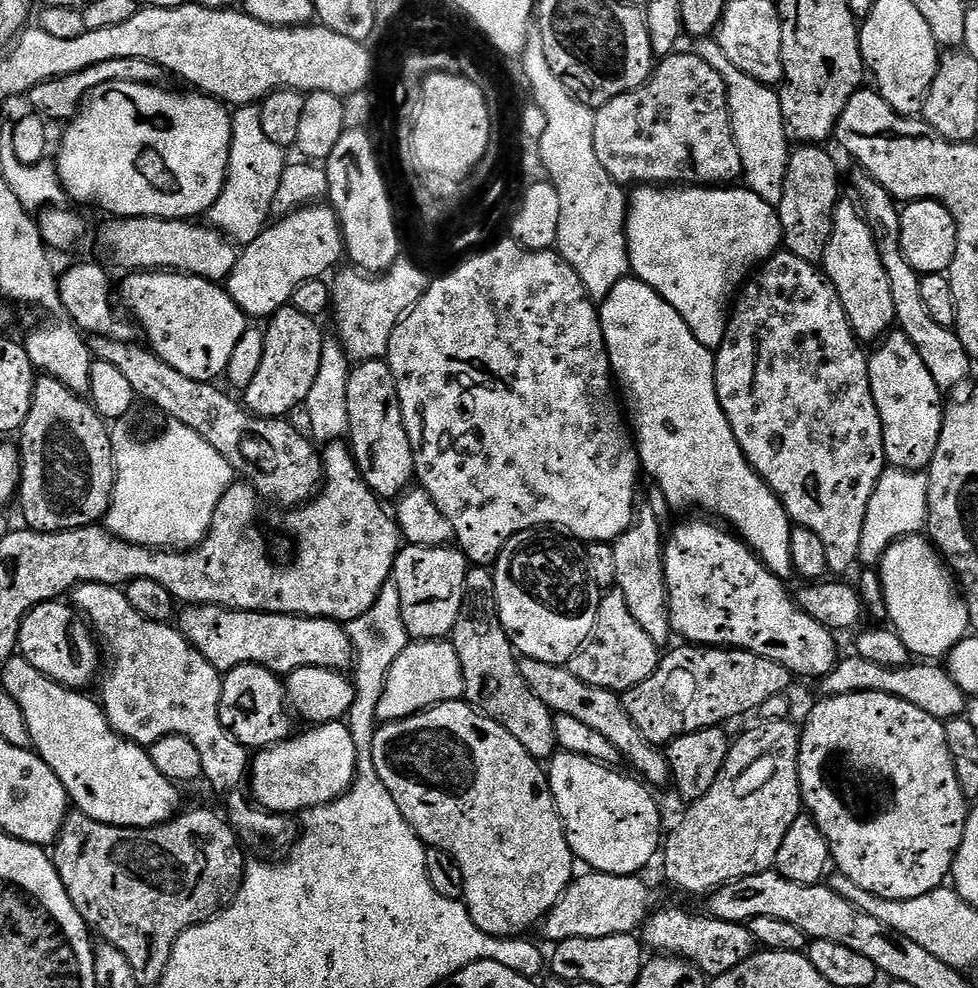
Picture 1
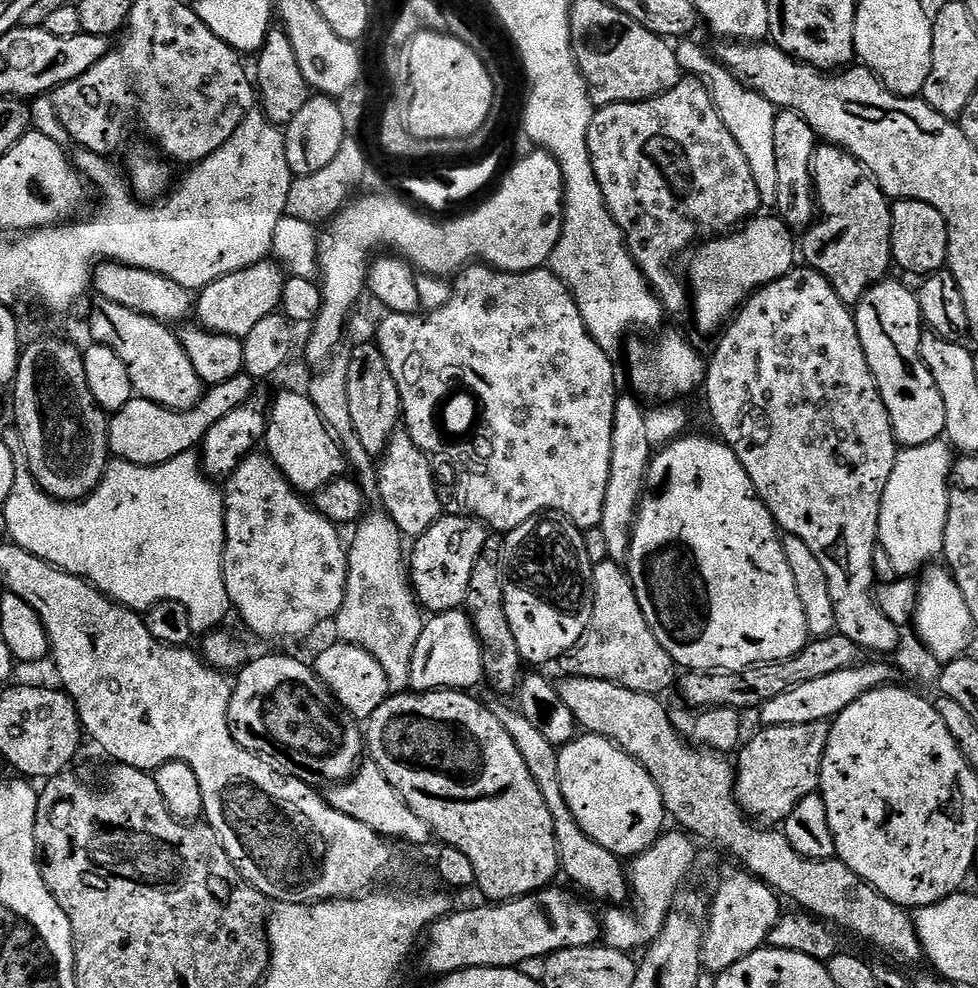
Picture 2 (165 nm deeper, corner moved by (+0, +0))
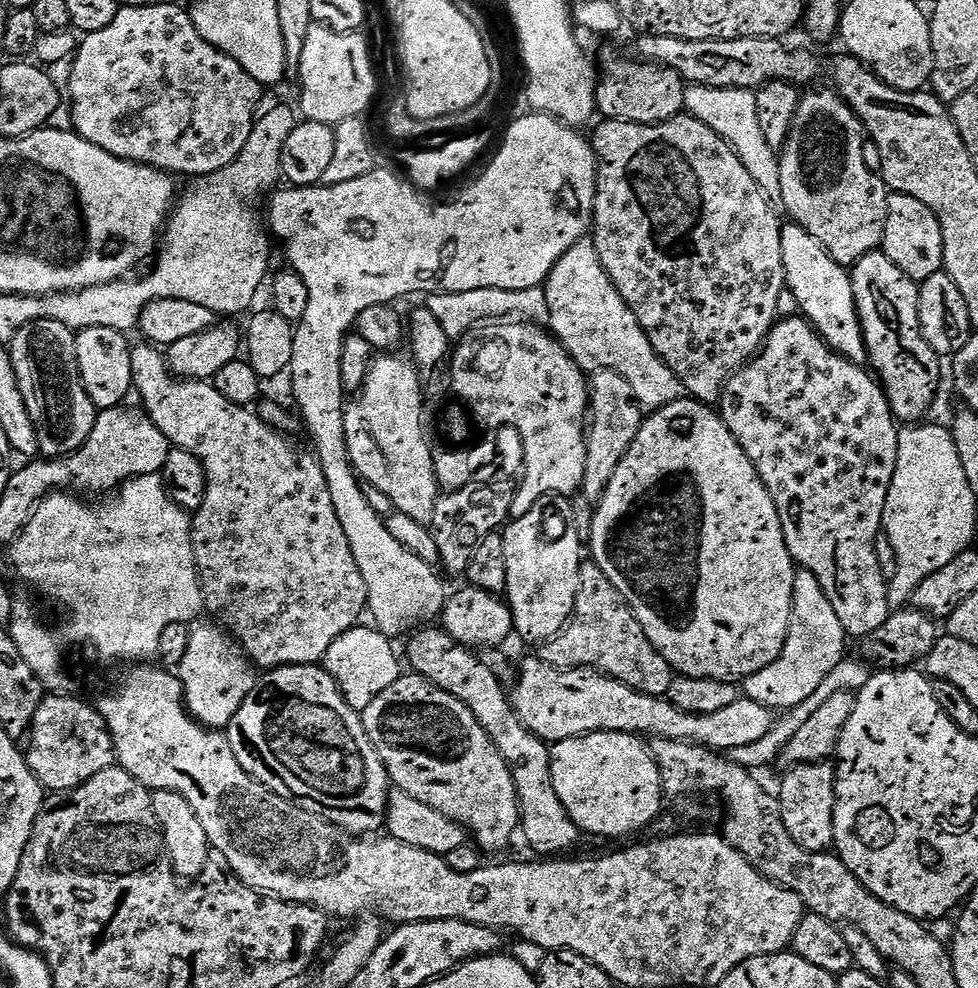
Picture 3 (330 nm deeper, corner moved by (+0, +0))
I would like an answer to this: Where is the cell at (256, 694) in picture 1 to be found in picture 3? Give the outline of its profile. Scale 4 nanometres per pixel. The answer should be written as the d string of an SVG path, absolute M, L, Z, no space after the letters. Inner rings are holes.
M295 664L265 671L257 679L256 686L246 698L246 702L242 702L238 714L234 714L234 718L228 723L226 735L230 742L230 750L234 750L234 758L238 758L238 764L242 766L242 770L246 770L246 774L250 774L258 782L262 782L270 790L274 790L279 796L288 797L306 811L322 817L323 820L329 820L331 824L337 824L340 828L353 834L376 834L385 827L390 795L388 771L378 750L374 750L374 746L366 734L363 715L357 709L349 706L344 695L340 693L339 686L334 682L334 678L330 678L330 674L325 672L323 667L314 664Z

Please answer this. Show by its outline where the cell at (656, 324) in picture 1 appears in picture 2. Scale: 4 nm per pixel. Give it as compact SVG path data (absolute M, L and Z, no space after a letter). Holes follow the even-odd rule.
M668 332L653 352L650 345L643 344L640 340L630 344L627 345L628 376L632 379L633 393L641 397L649 396L652 402L660 402L665 398L684 398L680 396L688 396L695 388L699 389L703 385L706 375L705 357L702 358L696 353L695 346L688 344L686 337L679 336L676 332Z

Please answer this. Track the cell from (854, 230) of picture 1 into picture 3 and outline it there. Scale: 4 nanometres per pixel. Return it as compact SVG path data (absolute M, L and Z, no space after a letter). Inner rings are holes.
M831 87L824 88L821 92L805 91L800 97L800 105L798 106L798 114L792 123L792 130L788 135L788 142L784 145L779 153L780 173L782 174L782 208L788 211L787 219L791 223L802 226L810 234L814 234L814 238L818 238L818 242L822 242L825 250L832 255L834 262L845 266L851 266L858 263L866 254L877 251L884 242L884 223L886 222L886 214L888 213L888 198L890 189L883 179L868 165L868 160L864 157L864 140L866 144L866 129L864 121L856 116L853 108L844 101L839 91L833 90Z

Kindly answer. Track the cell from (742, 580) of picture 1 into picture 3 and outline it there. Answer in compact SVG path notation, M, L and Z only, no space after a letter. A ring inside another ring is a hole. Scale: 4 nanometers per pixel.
M685 398L665 408L651 413L641 424L630 450L618 462L618 470L614 470L614 478L607 492L595 505L591 513L592 520L592 556L591 563L596 564L610 578L610 582L624 595L628 605L634 610L646 638L666 658L673 673L690 678L714 678L715 680L743 681L744 677L760 672L770 662L782 654L782 646L790 630L792 603L794 602L794 578L798 571L786 546L786 538L782 530L782 522L778 514L778 506L766 490L758 470L750 462L750 458L742 450L740 443L730 434L724 425L719 411L715 407L700 403L699 400Z

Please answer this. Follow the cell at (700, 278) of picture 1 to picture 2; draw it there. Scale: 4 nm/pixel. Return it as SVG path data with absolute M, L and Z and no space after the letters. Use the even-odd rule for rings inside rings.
M764 215L753 216L739 230L717 234L703 241L691 253L692 261L686 275L690 285L690 312L696 315L696 324L702 331L723 329L756 289L782 278L791 268L797 267L798 240L792 229L784 225L779 215Z

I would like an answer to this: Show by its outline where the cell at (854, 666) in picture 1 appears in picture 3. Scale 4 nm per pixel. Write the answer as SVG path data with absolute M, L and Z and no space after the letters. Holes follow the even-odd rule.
M539 658L526 661L521 668L519 665L515 684L514 707L520 721L545 742L591 732L630 732L661 740L685 740L730 754L738 746L750 746L750 742L766 738L774 723L773 709L747 698L714 714L699 716L682 711L665 697L642 694L595 668L555 668Z

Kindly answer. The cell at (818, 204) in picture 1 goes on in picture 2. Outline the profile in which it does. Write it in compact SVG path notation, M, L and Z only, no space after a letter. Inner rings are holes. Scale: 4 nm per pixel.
M780 110L774 122L774 155L778 157L778 198L774 208L784 225L793 233L803 234L812 227L818 216L816 190L812 183L812 159L818 147L818 137L802 118L791 110Z

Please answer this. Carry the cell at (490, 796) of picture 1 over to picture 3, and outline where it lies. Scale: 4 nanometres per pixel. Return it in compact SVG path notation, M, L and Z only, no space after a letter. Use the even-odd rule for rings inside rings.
M402 674L394 682L394 686L386 686L386 690L382 690L382 694L378 694L378 698L374 698L374 702L370 702L370 706L362 709L364 717L364 729L370 738L370 742L374 746L374 750L378 750L378 754L382 758L382 762L388 771L389 781L399 791L410 794L414 798L418 798L422 802L426 802L426 806L430 806L434 810L438 810L442 814L446 814L451 820L457 820L464 825L469 833L474 835L475 843L479 844L485 850L491 848L504 848L512 840L512 835L517 835L520 825L520 798L516 793L516 786L514 778L512 777L512 768L506 762L506 758L498 746L492 741L490 734L486 732L484 727L480 725L478 718L474 716L472 711L461 702L461 700L454 694L450 694L446 690L442 690L438 686L434 686L434 682L430 682L425 676L418 676L415 674Z

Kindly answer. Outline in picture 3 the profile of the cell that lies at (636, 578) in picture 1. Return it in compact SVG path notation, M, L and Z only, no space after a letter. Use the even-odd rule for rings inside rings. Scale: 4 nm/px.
M603 368L601 372L590 376L590 427L588 430L588 450L586 452L586 474L584 475L583 499L589 505L599 504L614 478L614 470L618 470L618 462L630 450L646 413L634 398L634 390L622 374L614 374L614 370Z

